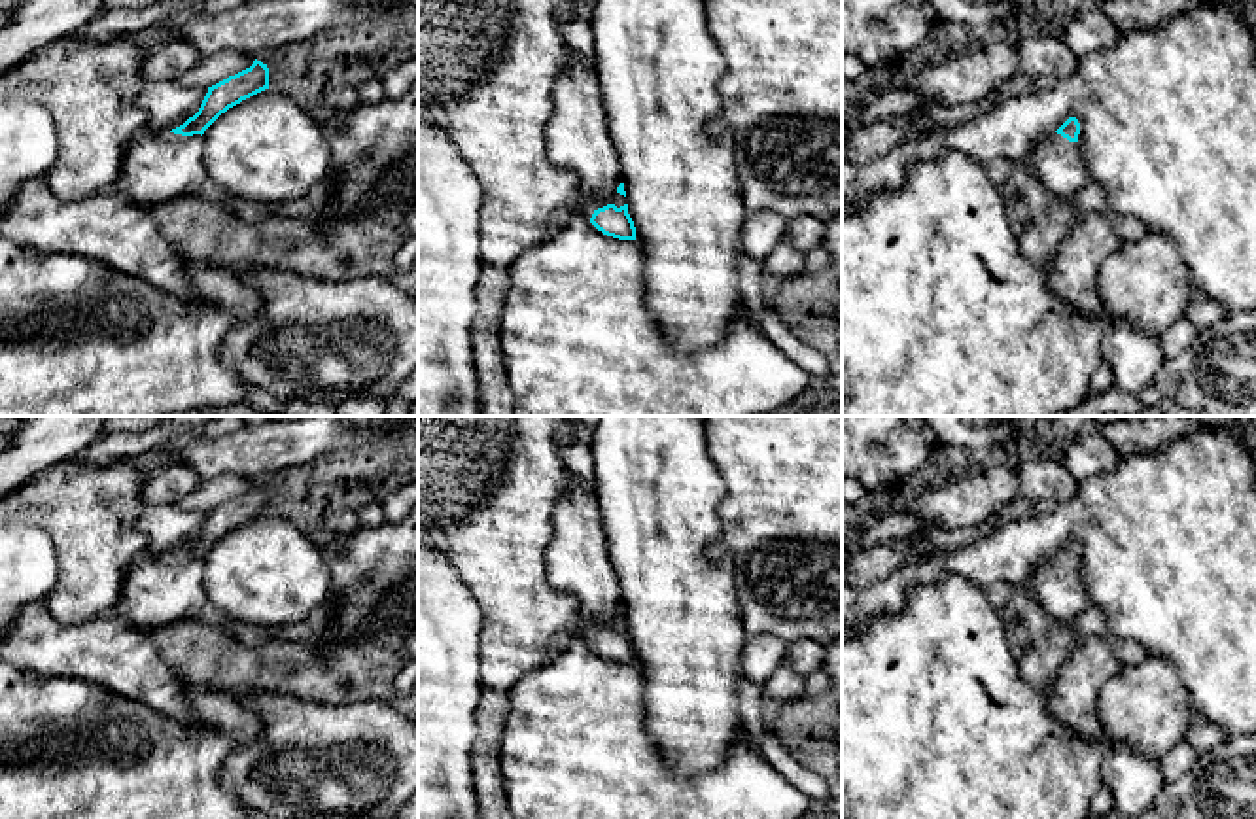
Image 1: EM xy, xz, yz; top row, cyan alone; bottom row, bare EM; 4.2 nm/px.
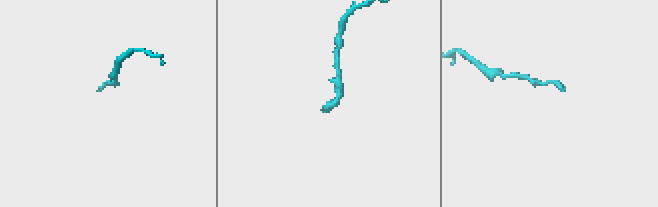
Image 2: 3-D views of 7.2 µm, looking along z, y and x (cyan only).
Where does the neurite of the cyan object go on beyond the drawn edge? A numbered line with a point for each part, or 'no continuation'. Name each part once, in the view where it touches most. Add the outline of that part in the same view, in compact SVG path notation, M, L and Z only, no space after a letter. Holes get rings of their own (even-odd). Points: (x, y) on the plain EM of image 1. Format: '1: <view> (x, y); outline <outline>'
1: xz (585, 628); outline M579 617L579 624L575 628L564 630L554 637L552 654L556 656L556 654L564 653L567 649L569 641L575 637L583 637L584 641L590 643L592 637L603 630L607 630L607 628L602 628L602 626L594 624L592 620Z

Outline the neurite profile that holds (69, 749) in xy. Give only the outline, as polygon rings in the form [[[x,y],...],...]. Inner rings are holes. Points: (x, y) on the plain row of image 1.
[[[0,660],[0,819],[248,819],[250,810],[219,781],[219,770],[235,749],[252,743],[263,732],[259,715],[242,696],[227,690],[193,687],[187,702],[201,719],[199,724],[183,724],[85,679],[42,677]]]

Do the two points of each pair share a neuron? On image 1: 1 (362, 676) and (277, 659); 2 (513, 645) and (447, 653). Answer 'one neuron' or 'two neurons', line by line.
1: one neuron
2: two neurons

